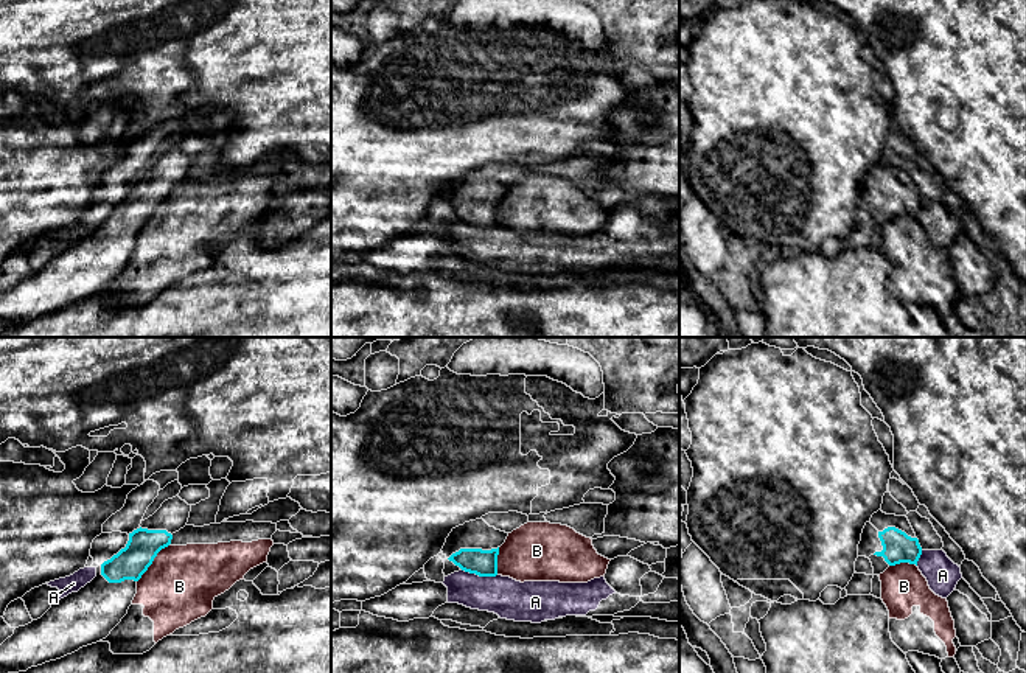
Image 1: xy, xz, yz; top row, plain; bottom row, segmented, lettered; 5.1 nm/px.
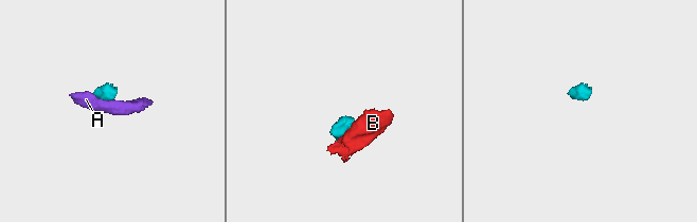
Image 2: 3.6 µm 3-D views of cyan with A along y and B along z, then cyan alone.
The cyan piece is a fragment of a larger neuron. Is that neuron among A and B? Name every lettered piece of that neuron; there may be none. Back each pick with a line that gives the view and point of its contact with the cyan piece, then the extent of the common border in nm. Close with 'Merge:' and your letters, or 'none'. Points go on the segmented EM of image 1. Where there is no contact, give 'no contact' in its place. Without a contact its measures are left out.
Merge: none

